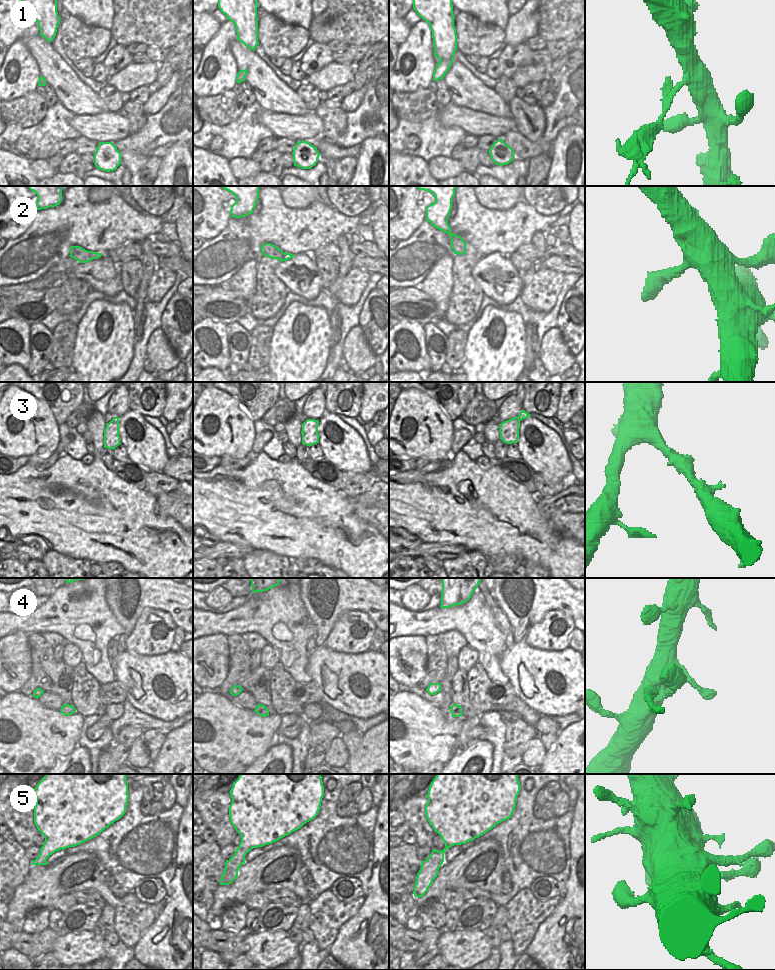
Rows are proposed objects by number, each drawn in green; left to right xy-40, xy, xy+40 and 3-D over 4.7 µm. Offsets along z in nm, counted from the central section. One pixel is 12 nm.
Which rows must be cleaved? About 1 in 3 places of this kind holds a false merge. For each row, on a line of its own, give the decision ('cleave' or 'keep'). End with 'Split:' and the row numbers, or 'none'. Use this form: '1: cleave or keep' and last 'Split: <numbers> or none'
1: cleave
2: keep
3: keep
4: keep
5: keep
Split: 1

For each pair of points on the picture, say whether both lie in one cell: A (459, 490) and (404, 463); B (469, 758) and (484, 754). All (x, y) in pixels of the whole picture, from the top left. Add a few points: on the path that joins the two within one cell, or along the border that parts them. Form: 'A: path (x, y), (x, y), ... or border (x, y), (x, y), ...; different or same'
A: border (414, 468), (399, 473); different
B: path (473, 756), (480, 755); same

